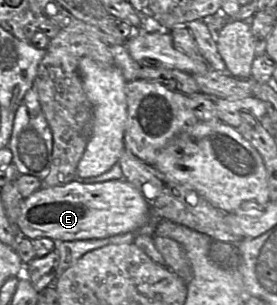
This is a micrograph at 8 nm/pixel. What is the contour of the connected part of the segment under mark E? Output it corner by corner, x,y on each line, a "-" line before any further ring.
124,177
85,184
73,180
67,184
40,188
22,199
17,227
30,240
50,238
55,242
102,239
133,232
149,221
150,206
143,194

